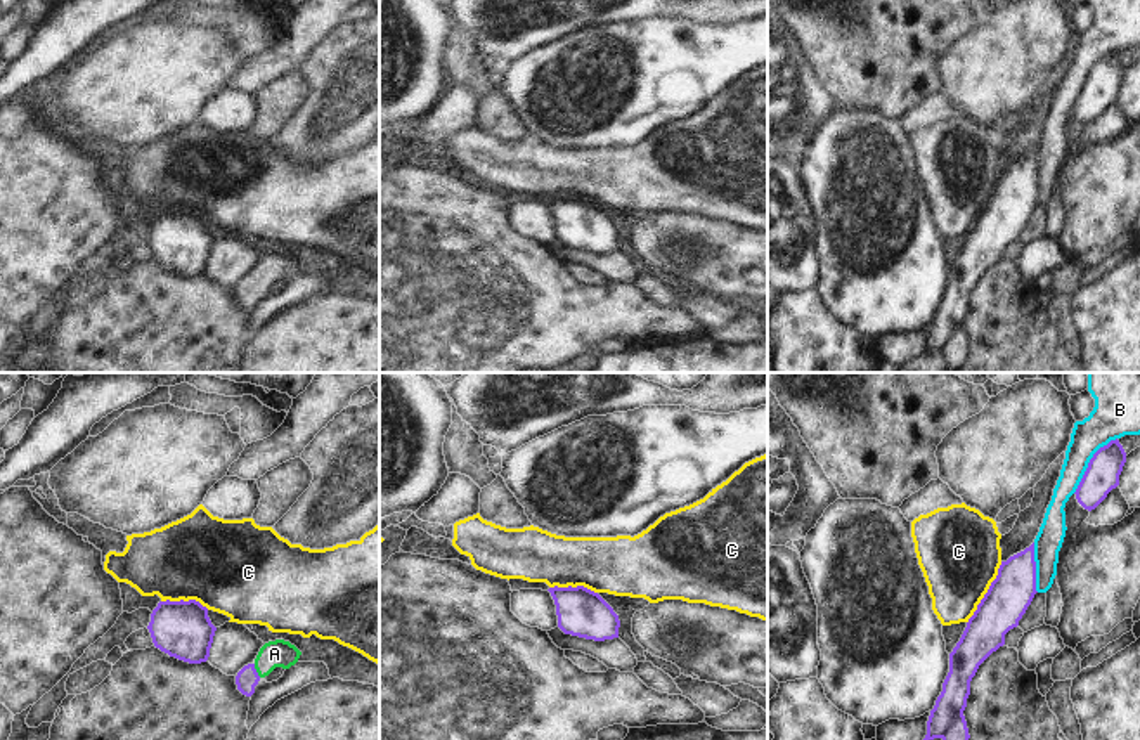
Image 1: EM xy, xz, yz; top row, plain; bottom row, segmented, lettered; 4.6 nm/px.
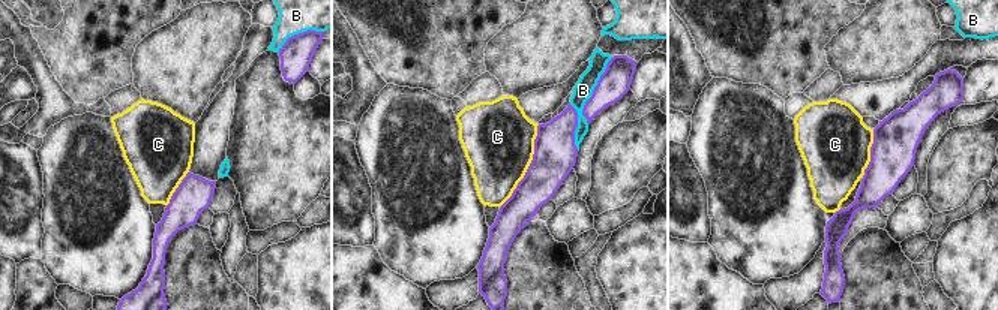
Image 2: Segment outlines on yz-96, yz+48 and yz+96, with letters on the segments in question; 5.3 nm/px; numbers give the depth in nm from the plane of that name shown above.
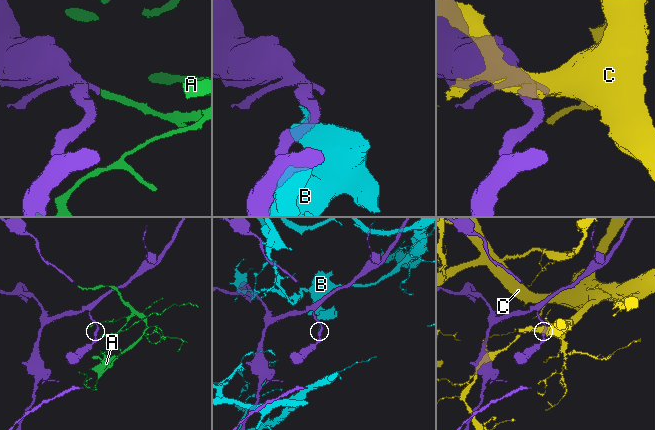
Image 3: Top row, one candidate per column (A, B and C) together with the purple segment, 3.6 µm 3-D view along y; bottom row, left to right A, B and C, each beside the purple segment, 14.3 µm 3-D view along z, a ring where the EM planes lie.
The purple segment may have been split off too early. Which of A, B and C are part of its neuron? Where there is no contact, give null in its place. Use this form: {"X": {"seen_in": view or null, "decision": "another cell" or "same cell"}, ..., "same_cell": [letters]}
{"A": {"seen_in": "xy", "decision": "same cell"}, "B": {"seen_in": "yz", "decision": "another cell"}, "C": {"seen_in": "yz", "decision": "another cell"}, "same_cell": ["A"]}

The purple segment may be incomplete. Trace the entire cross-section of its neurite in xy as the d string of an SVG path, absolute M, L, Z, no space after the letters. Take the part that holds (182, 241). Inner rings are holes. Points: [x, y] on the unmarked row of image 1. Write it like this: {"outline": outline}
{"outline": "M196 211L159 213L147 241L156 260L189 276L208 272L217 243L208 220Z"}

